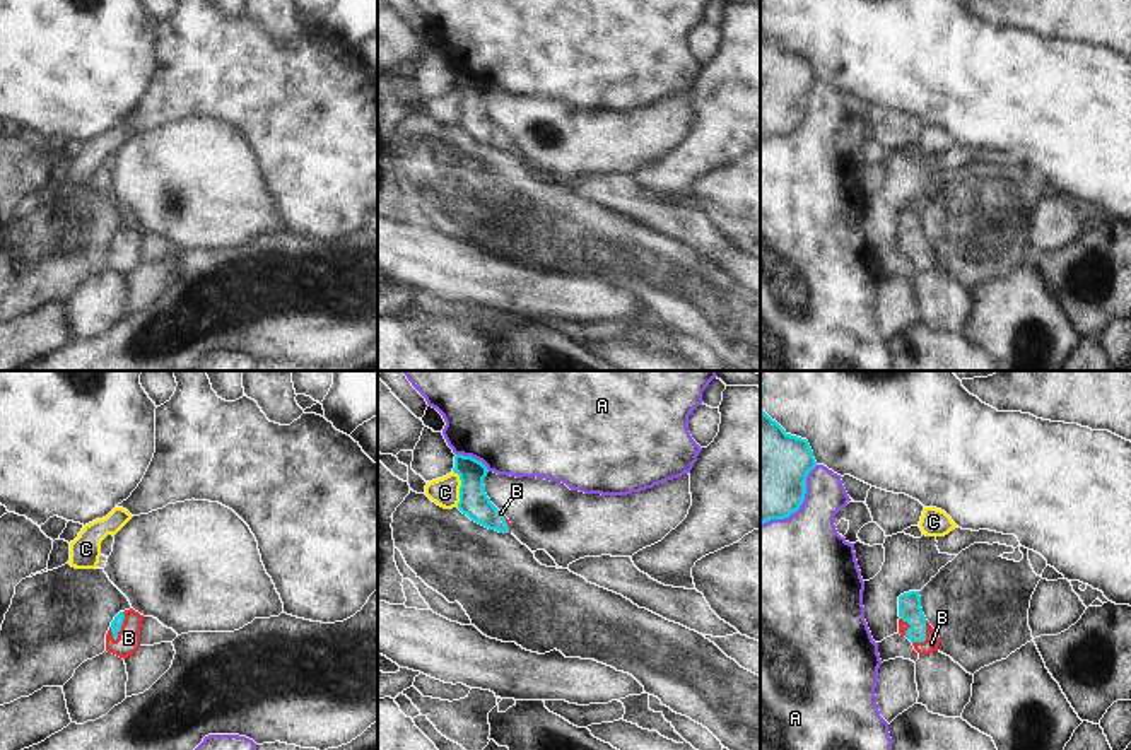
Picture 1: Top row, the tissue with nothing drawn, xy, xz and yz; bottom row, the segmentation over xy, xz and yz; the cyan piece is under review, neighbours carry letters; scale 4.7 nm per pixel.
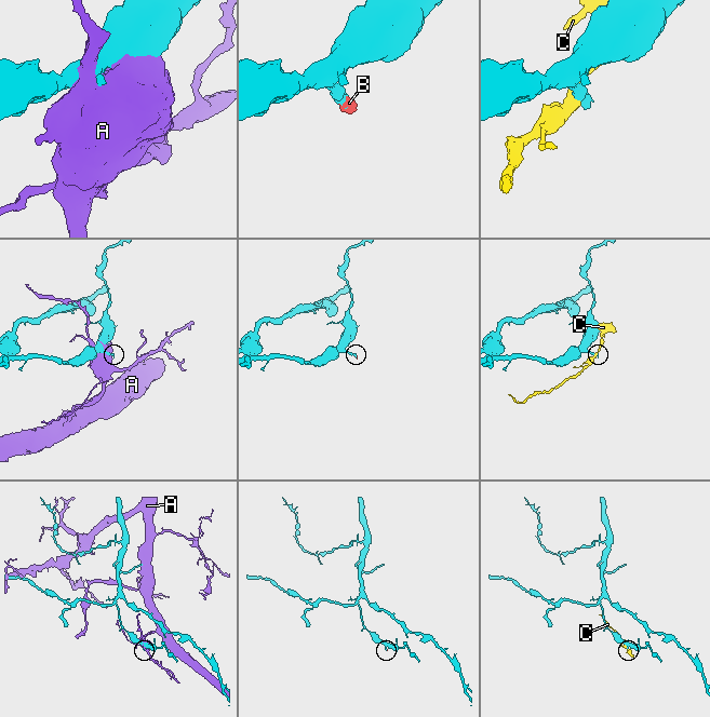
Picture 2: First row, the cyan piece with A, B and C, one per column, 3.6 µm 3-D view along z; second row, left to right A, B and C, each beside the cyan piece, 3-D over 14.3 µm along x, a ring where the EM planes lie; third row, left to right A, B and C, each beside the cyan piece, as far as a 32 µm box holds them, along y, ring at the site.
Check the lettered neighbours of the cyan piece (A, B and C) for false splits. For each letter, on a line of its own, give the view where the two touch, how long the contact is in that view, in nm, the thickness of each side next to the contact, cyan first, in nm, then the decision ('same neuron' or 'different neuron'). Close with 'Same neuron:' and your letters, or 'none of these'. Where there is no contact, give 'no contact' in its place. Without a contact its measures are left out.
A: yz | 400 nm | 440/400 nm | different neuron
B: xy | 150 nm | 50/110 nm | same neuron
C: xz | 180 nm | 140/140 nm | different neuron
Same neuron: B

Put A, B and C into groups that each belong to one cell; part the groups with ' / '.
A / B / C

